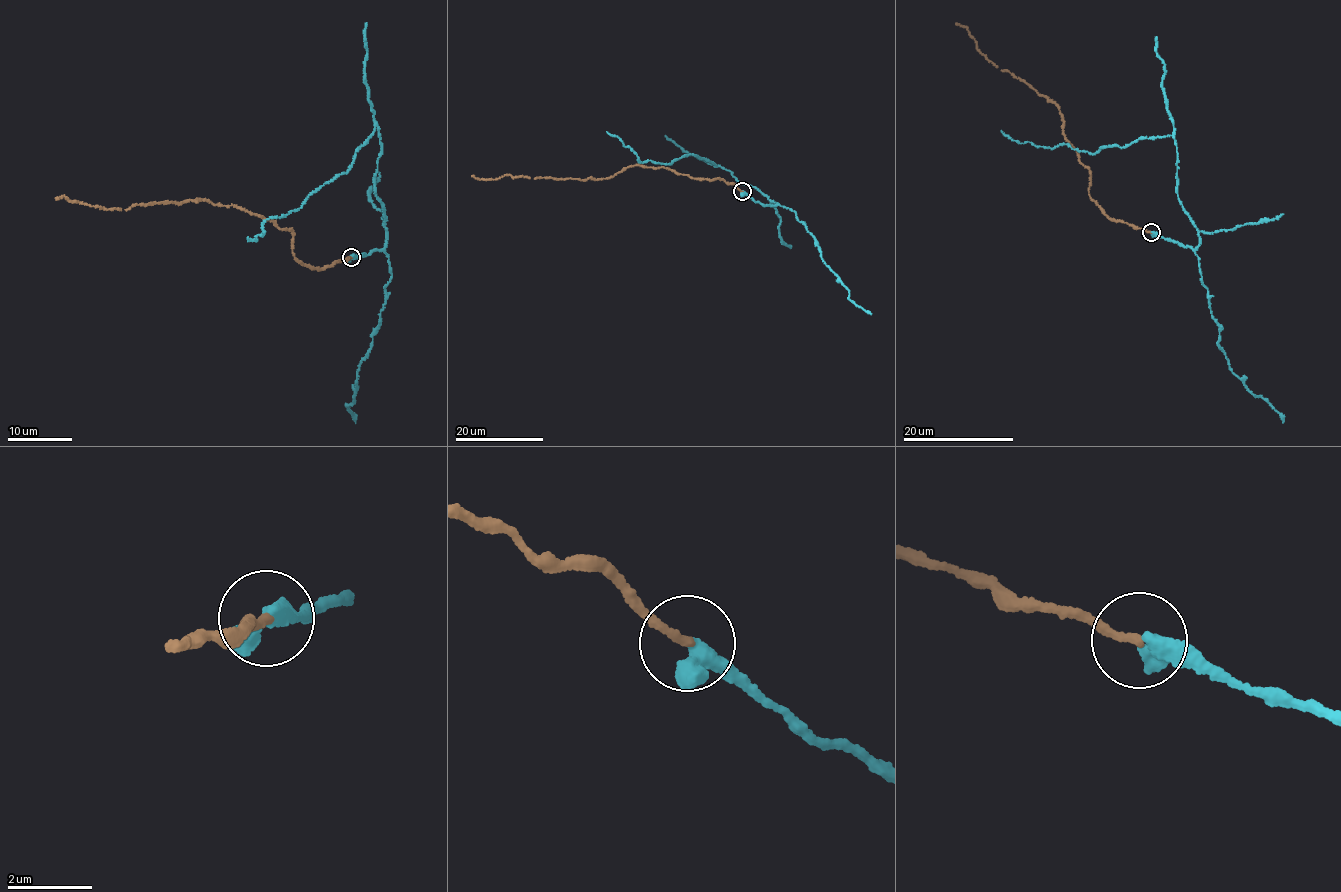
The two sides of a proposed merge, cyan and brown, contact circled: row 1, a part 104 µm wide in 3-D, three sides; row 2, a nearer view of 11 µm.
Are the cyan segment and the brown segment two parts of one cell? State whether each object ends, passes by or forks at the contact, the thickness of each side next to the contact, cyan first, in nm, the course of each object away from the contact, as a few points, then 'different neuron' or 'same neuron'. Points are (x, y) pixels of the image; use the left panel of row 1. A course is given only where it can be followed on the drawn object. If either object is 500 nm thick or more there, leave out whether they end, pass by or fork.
cyan passes by; brown ends; calibres 320 and 200 nm; course cyan (351, 257), (382, 249), (386, 238), (376, 126), (344, 173), (300, 208), (263, 220), (256, 241), (248, 236); course brown (350, 258), (312, 269), (294, 256), (288, 230), (205, 200), (104, 210), (56, 198); same neuron

